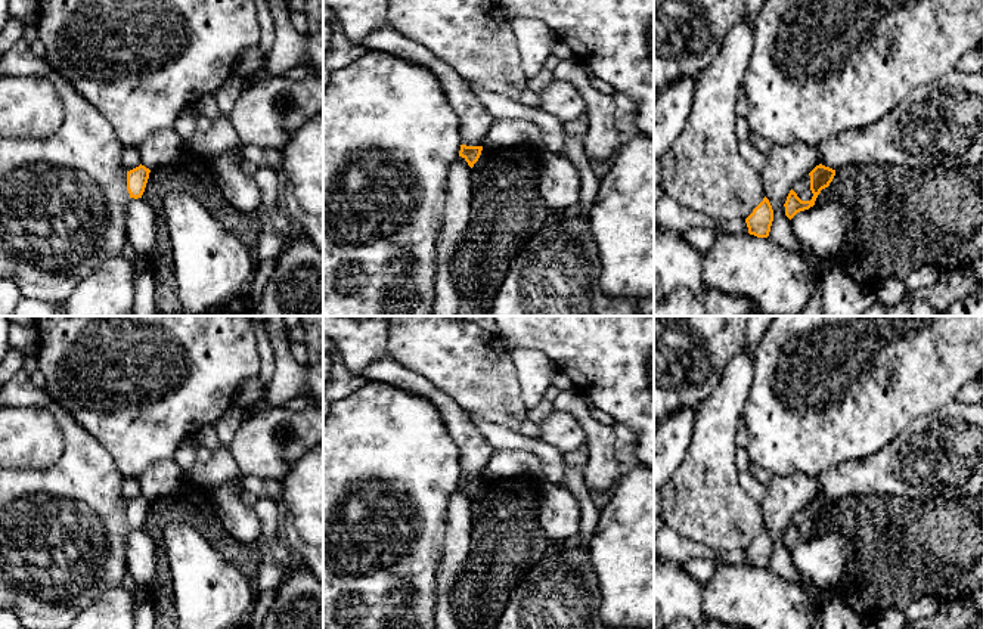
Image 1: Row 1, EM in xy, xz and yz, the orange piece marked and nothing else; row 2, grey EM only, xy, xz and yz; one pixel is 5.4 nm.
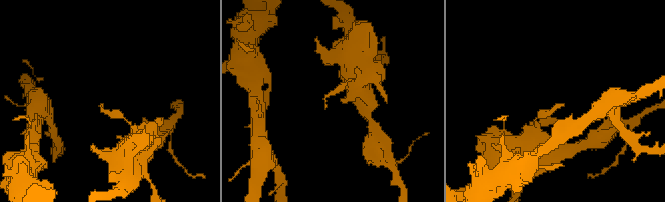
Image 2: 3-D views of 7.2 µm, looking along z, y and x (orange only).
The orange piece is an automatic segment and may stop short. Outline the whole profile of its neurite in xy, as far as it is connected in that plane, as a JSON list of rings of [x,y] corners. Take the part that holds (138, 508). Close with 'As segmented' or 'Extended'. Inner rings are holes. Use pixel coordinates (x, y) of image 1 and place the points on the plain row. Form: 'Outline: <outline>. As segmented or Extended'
Outline: [[[142,495],[127,502],[127,521],[130,524],[130,529],[142,529],[149,509],[149,503],[151,501]]]. As segmented

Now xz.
Outline: [[[461,475],[459,487],[462,487],[472,499],[481,486],[483,477]]]. As segmented

